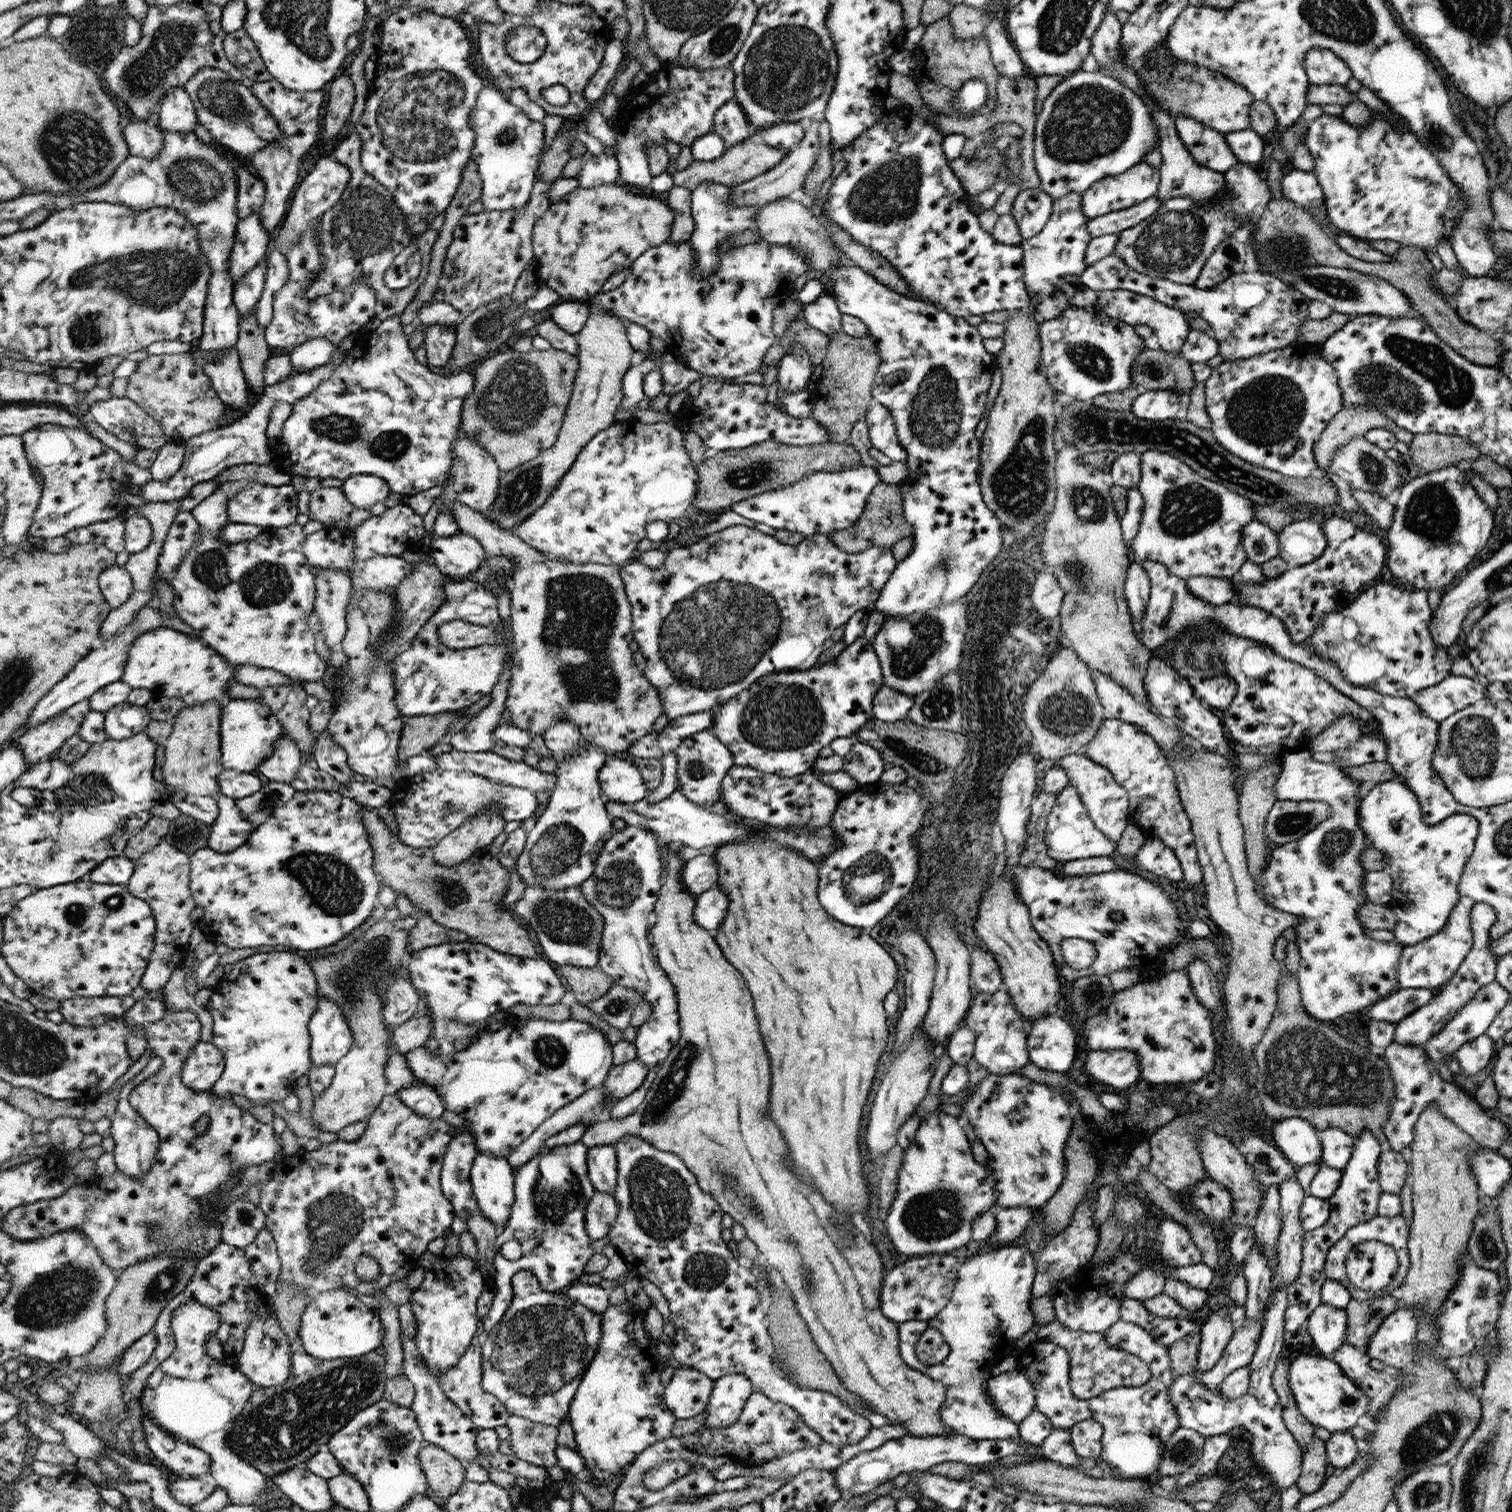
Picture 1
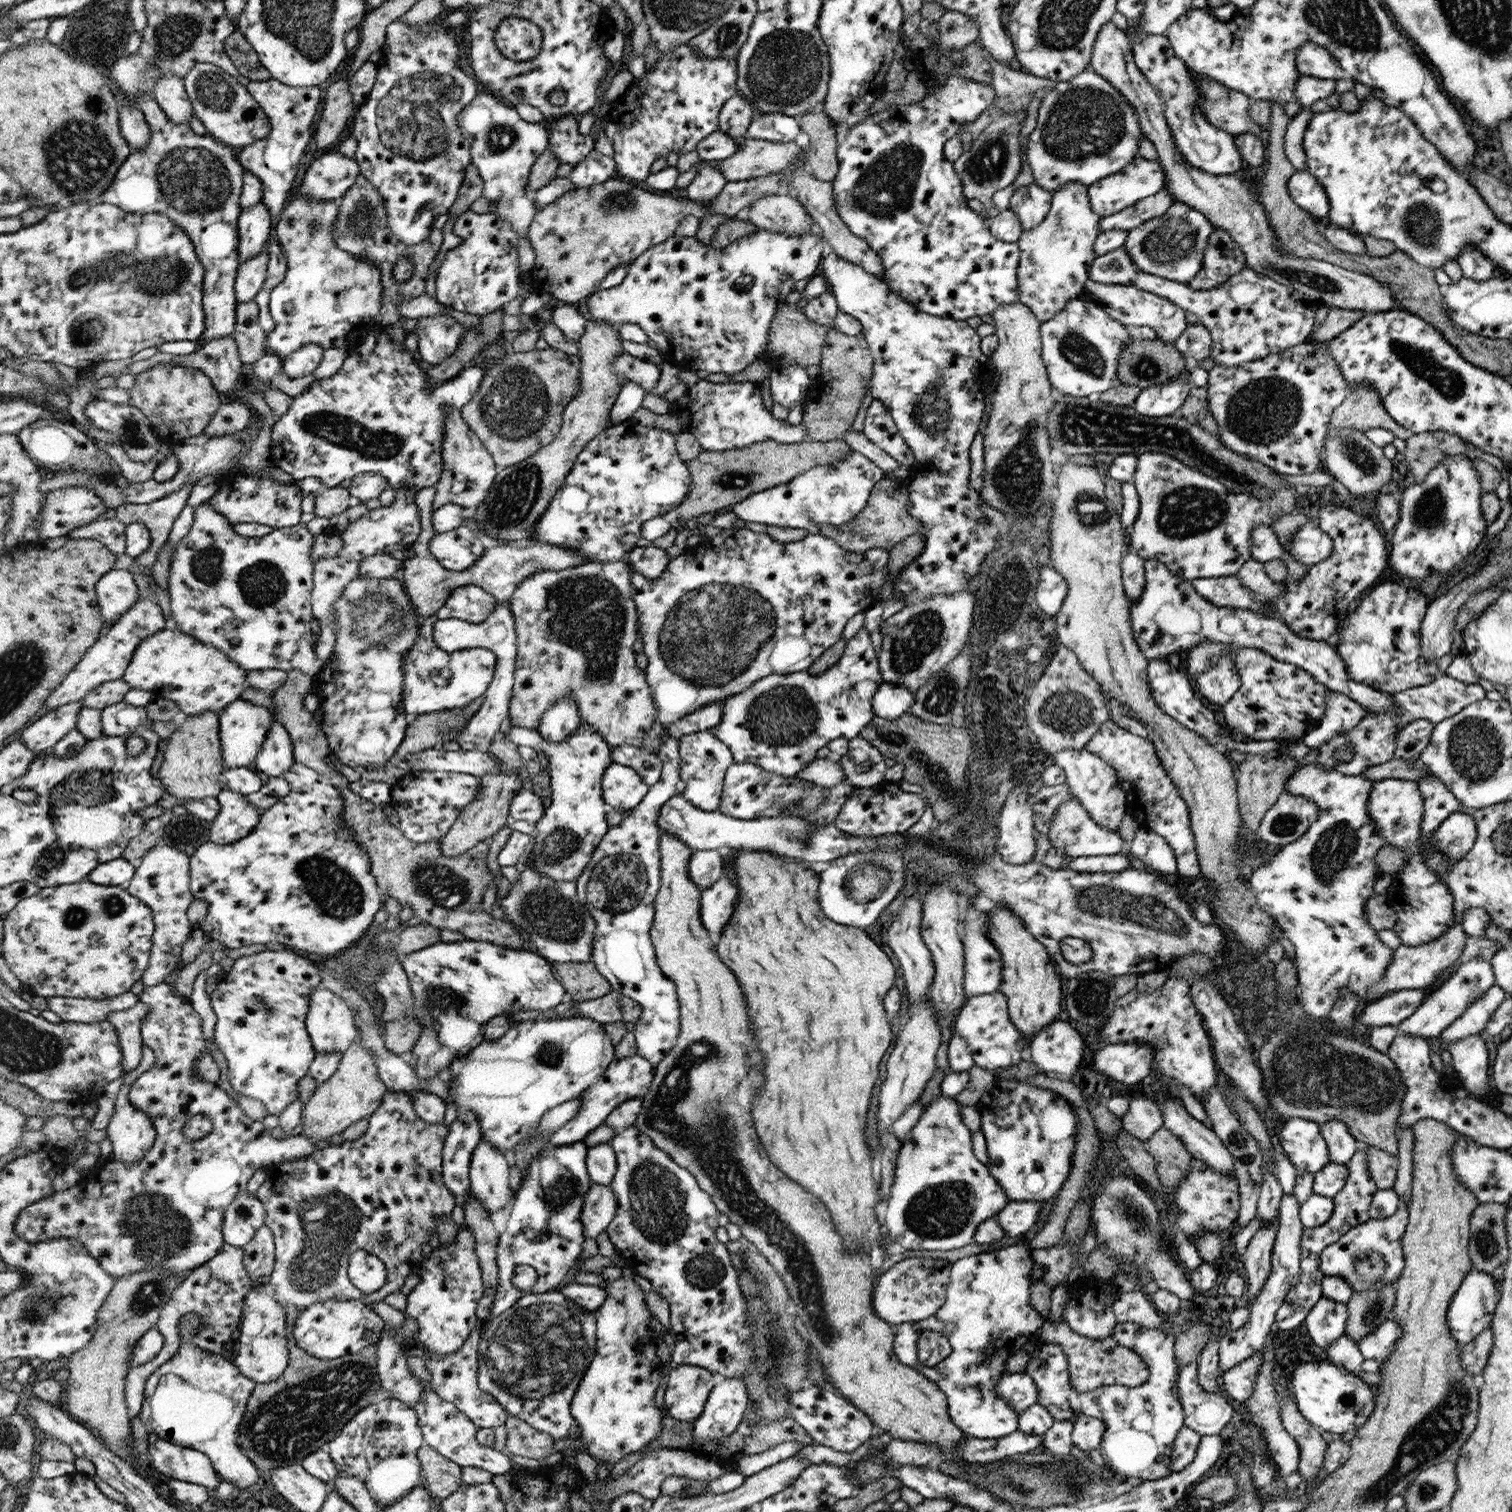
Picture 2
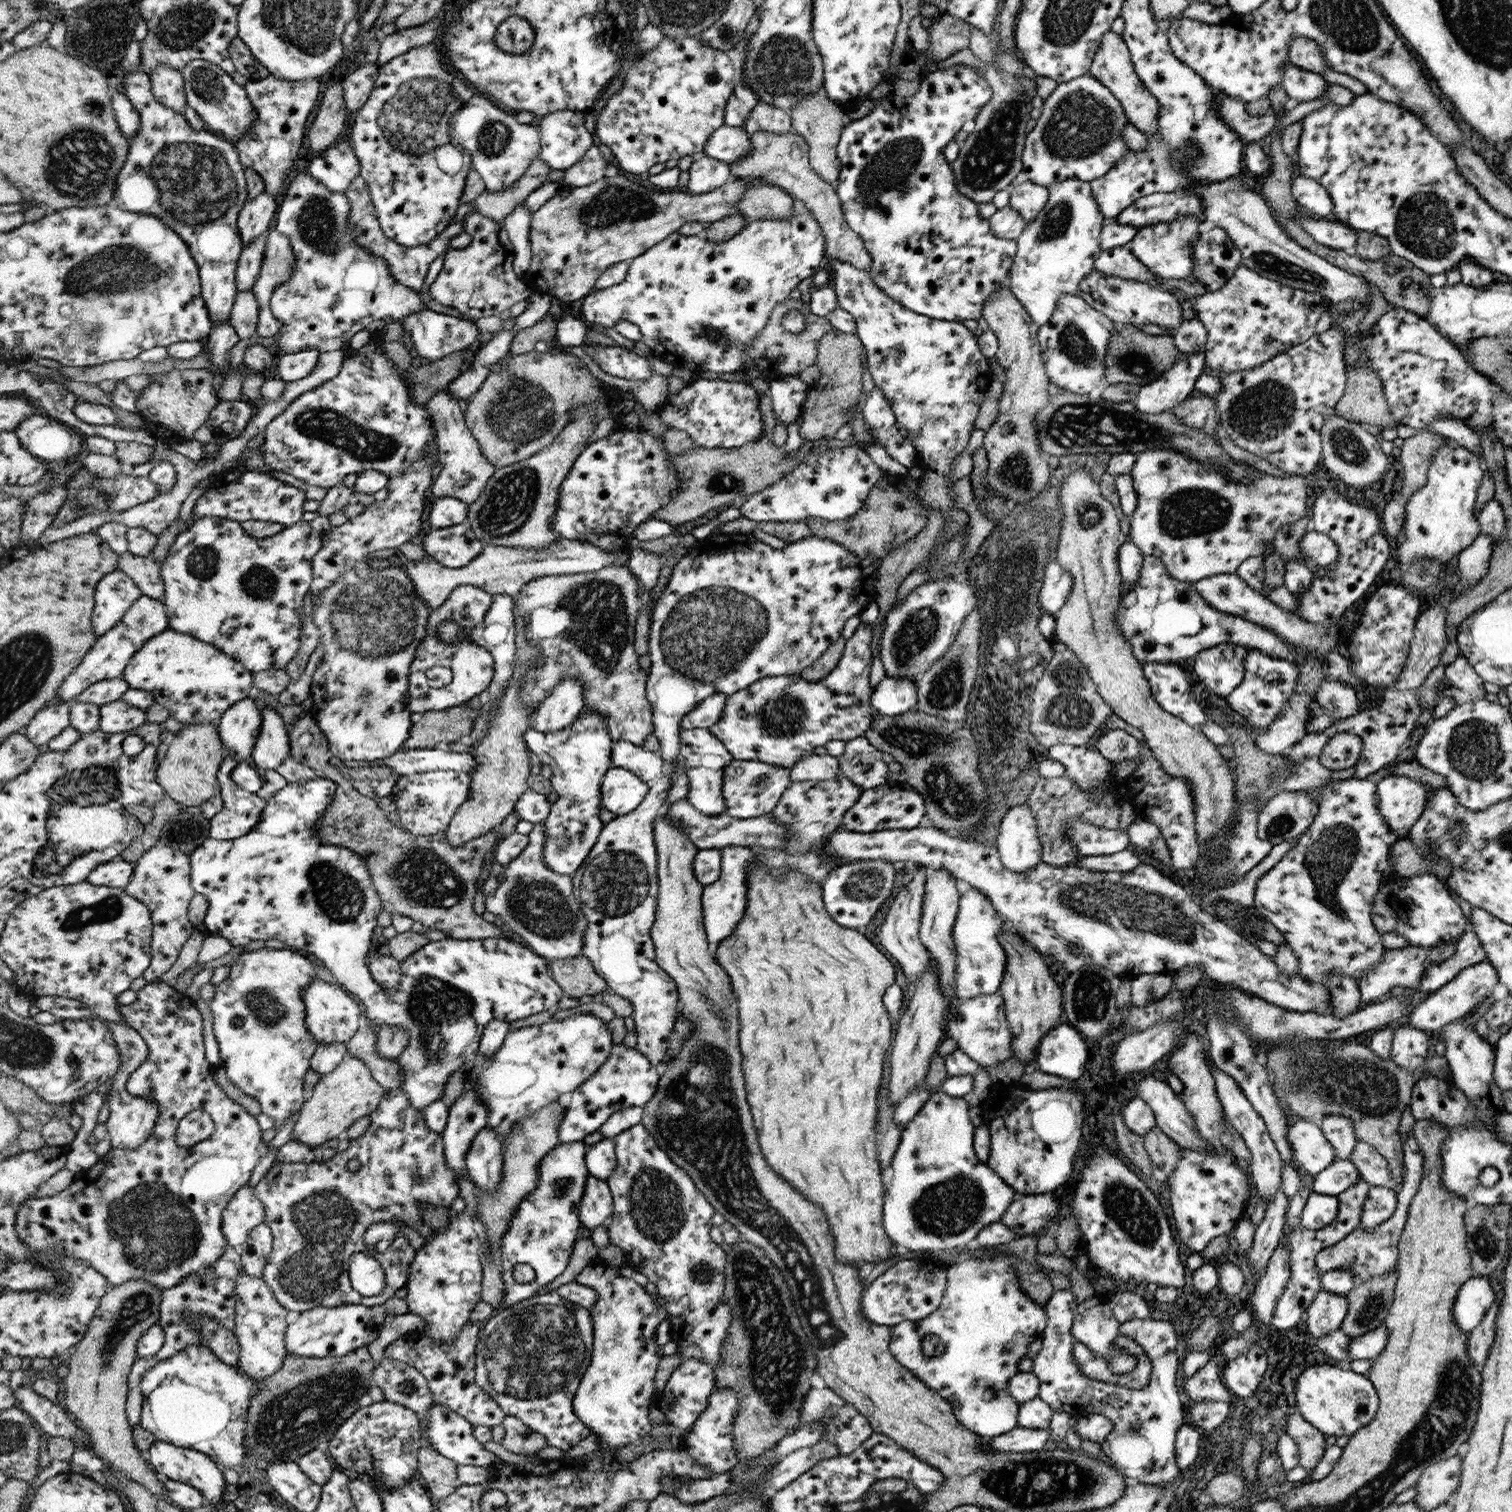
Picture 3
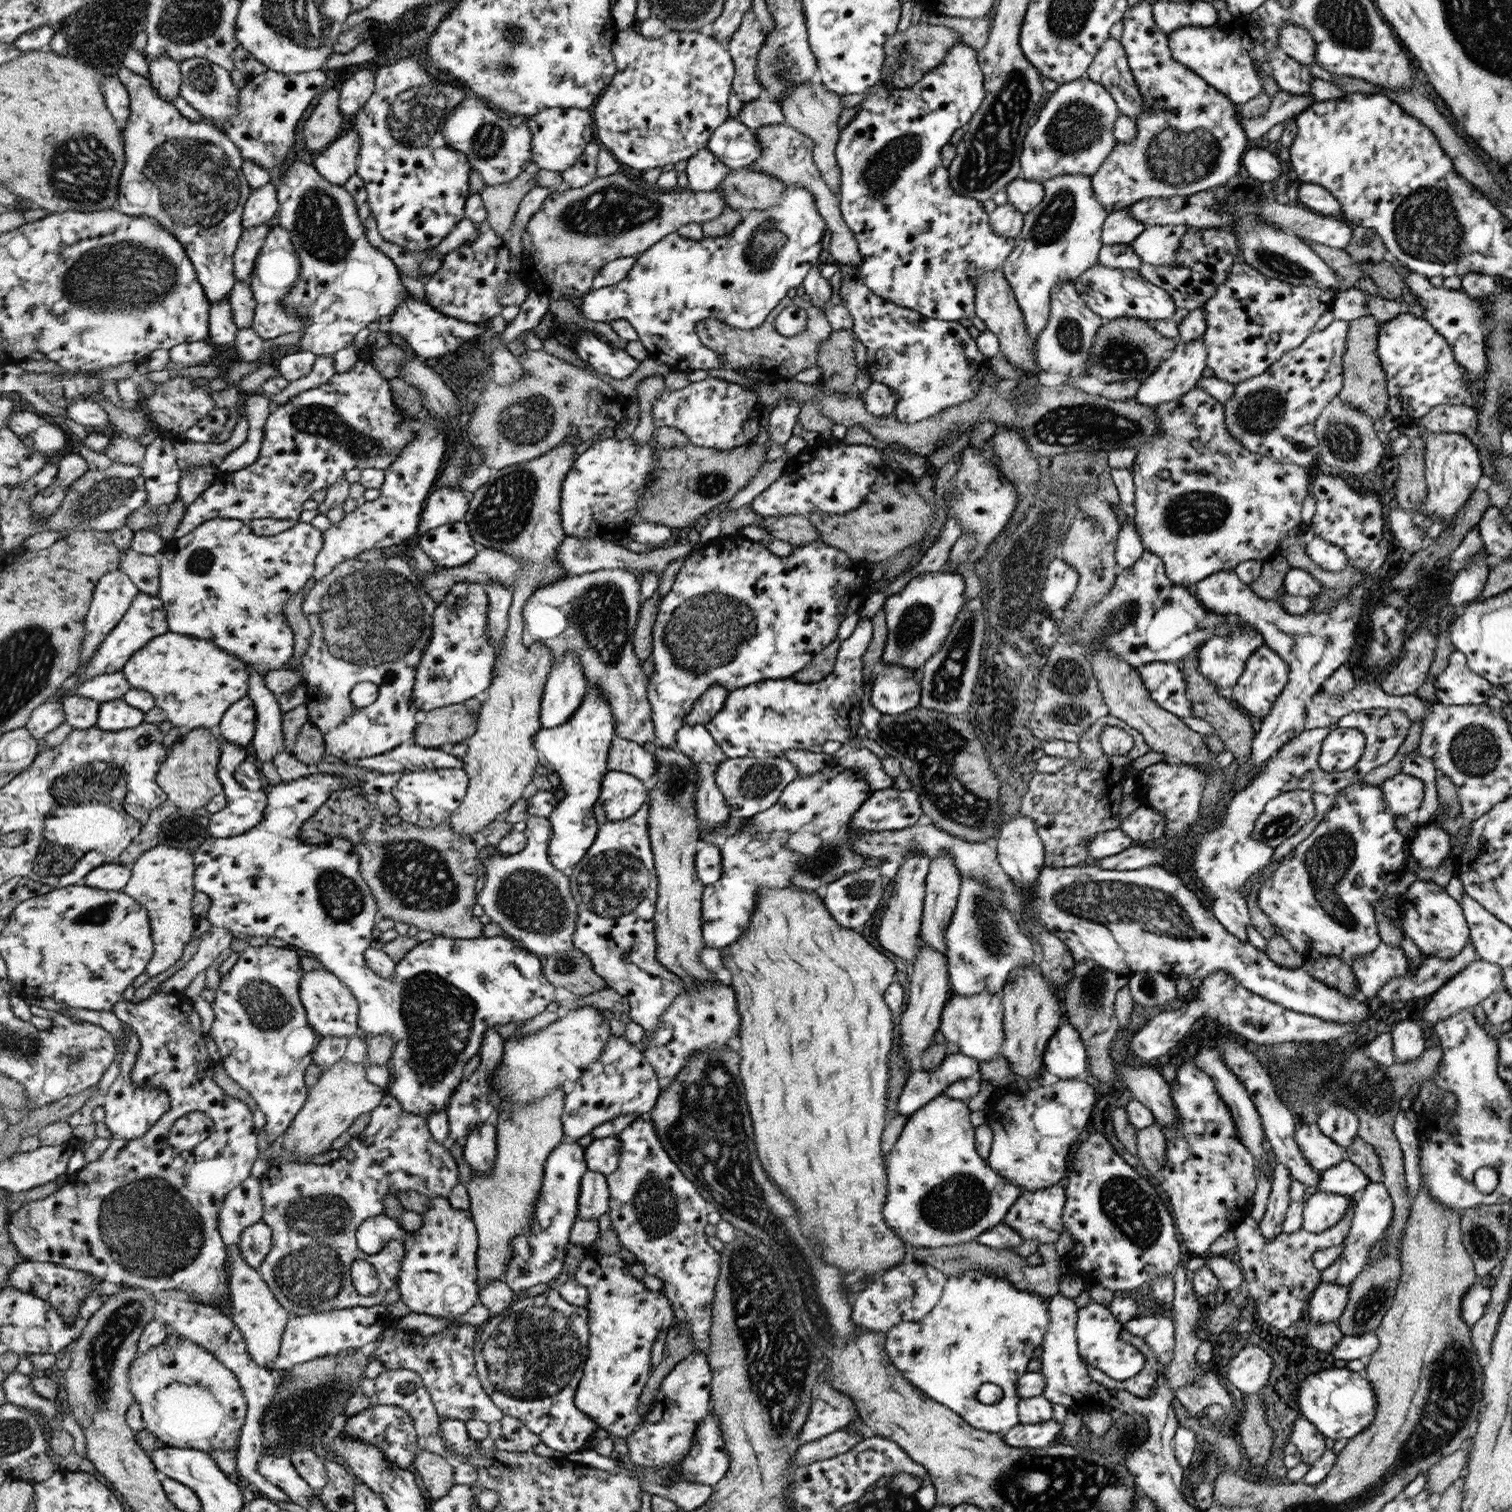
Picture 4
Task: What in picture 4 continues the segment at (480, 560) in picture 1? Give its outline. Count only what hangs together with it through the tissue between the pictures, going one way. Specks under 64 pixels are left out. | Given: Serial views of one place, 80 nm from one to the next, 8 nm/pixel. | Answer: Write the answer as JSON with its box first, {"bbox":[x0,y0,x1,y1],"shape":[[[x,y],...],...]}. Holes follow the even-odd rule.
{"bbox":[417,520,476,568],"shape":[[[462,520],[430,529],[417,544],[437,566],[454,568],[476,556],[475,542],[469,525]]]}

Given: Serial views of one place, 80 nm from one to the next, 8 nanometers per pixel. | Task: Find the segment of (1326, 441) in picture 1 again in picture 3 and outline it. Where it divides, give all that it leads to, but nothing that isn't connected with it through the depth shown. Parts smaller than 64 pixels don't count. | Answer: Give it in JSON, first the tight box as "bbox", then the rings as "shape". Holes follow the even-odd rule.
{"bbox":[1335,366,1399,429],"shape":[[[1347,366],[1345,394],[1336,403],[1335,414],[1354,423],[1396,429],[1399,423],[1389,411],[1382,381],[1373,370]]]}

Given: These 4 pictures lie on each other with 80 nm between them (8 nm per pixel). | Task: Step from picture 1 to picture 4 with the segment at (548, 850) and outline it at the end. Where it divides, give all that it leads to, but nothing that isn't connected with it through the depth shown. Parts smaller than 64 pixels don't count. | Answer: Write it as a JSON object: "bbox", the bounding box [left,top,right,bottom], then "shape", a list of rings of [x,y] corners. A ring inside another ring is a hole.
{"bbox":[535,684,616,873],"shape":[[[588,684],[583,701],[571,719],[556,728],[541,729],[535,737],[538,752],[542,753],[549,767],[560,777],[558,806],[547,816],[552,827],[549,859],[558,870],[565,873],[572,872],[597,838],[598,822],[592,808],[598,800],[598,794],[601,794],[600,780],[606,774],[608,748],[616,734],[612,706],[605,698],[604,690],[597,684]]]}

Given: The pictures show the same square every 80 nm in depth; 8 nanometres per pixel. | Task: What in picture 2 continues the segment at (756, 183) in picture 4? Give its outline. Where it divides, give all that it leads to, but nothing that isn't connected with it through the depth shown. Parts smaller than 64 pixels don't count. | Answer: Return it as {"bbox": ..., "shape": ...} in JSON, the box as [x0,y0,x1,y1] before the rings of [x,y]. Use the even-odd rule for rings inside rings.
{"bbox":[743,192,821,234],"shape":[[[786,192],[758,199],[756,203],[747,206],[743,214],[757,228],[784,234],[821,233],[799,200],[790,198]]]}

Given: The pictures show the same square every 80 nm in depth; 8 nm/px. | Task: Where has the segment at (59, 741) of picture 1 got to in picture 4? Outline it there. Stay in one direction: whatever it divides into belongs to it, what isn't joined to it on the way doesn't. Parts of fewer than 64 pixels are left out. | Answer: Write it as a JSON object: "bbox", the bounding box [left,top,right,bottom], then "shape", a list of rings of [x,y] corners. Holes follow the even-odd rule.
{"bbox":[27,700,67,743],"shape":[[[64,700],[48,701],[34,711],[27,729],[38,741],[46,743],[46,737],[58,730],[65,722],[67,722],[67,712]]]}

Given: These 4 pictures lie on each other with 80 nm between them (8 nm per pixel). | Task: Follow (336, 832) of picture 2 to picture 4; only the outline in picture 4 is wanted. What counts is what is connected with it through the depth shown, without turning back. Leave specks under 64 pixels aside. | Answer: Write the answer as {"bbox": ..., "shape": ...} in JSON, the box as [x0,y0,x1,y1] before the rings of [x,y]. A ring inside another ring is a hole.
{"bbox":[195,774,556,1118],"shape":[[[310,774],[290,782],[282,781],[267,791],[267,805],[262,822],[244,834],[230,838],[208,837],[195,854],[197,888],[211,900],[207,919],[211,926],[225,928],[234,938],[249,940],[252,936],[280,938],[289,948],[318,958],[323,968],[332,970],[352,991],[360,1003],[359,1032],[369,1038],[388,1035],[395,1040],[393,1057],[386,1066],[390,1072],[387,1094],[401,1102],[410,1114],[424,1118],[447,1110],[449,1099],[460,1086],[460,1076],[472,1056],[483,1045],[484,1030],[494,1024],[518,1020],[530,1021],[555,1001],[556,987],[544,978],[539,956],[506,936],[473,939],[435,937],[419,942],[397,963],[391,978],[380,978],[366,966],[365,950],[370,946],[374,916],[380,908],[369,884],[361,874],[361,861],[349,839],[334,837],[321,844],[309,845],[298,836],[301,826],[332,792],[354,789],[365,796],[355,781],[339,776]]]}

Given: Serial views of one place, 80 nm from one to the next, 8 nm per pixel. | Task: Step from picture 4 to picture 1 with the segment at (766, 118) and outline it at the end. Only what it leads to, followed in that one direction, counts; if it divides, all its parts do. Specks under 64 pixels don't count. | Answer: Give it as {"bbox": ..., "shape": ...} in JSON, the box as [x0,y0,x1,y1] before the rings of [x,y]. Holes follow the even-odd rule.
{"bbox":[753,122,805,152],"shape":[[[782,122],[770,124],[764,129],[753,129],[753,136],[761,137],[770,147],[790,152],[802,141],[805,132],[799,122]]]}

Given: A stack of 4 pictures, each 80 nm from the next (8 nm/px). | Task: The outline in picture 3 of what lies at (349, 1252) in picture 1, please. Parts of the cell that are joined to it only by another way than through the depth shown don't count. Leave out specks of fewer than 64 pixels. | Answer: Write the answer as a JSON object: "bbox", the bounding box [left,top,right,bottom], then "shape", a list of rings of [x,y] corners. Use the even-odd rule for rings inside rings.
{"bbox":[253,1089,460,1313],"shape":[[[400,1089],[390,1090],[390,1093],[382,1098],[377,1110],[370,1115],[370,1127],[366,1133],[356,1140],[351,1140],[347,1150],[338,1151],[338,1154],[324,1162],[275,1162],[253,1189],[264,1203],[263,1224],[266,1224],[273,1234],[273,1252],[262,1279],[268,1283],[283,1307],[300,1313],[323,1306],[358,1303],[364,1306],[383,1305],[395,1296],[396,1290],[405,1286],[417,1250],[401,1232],[384,1252],[369,1249],[365,1234],[370,1225],[392,1223],[400,1230],[400,1225],[406,1224],[408,1228],[415,1230],[423,1225],[420,1216],[422,1204],[451,1208],[454,1198],[460,1195],[455,1172],[449,1168],[449,1162],[446,1160],[443,1134],[429,1129],[425,1116],[420,1110],[410,1106],[408,1096],[402,1094]],[[357,1252],[373,1256],[382,1265],[386,1286],[381,1296],[363,1297],[352,1288],[348,1265],[350,1256]]]}

